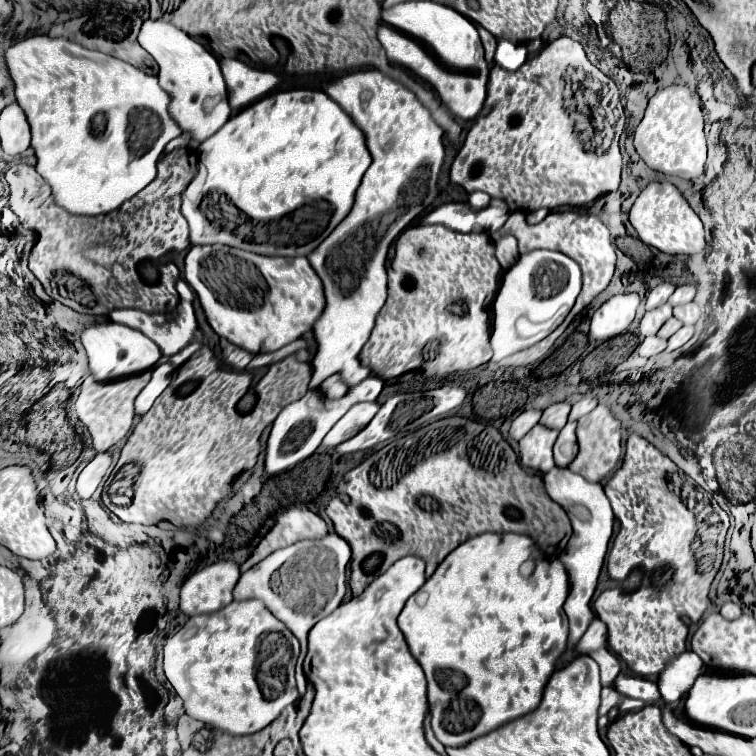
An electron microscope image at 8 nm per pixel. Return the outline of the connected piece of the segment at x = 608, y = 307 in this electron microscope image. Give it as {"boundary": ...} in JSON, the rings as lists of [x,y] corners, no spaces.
{"boundary":[[[617,294],[609,298],[591,318],[591,332],[589,332],[591,346],[599,346],[609,338],[625,334],[635,318],[637,306],[639,294]]]}

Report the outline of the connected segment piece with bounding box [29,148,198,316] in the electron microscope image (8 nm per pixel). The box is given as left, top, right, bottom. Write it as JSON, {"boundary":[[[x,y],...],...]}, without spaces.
{"boundary":[[[175,148],[173,152],[165,154],[157,162],[157,178],[149,182],[137,196],[121,204],[121,208],[99,214],[99,216],[75,216],[69,214],[65,208],[53,204],[45,208],[41,216],[33,216],[31,230],[37,234],[37,242],[29,256],[29,270],[35,278],[47,286],[49,278],[57,270],[67,270],[81,278],[97,298],[97,316],[107,316],[113,308],[139,308],[145,312],[165,312],[171,300],[169,294],[177,294],[175,282],[179,278],[179,268],[167,260],[169,252],[179,252],[189,246],[189,230],[187,220],[181,214],[181,192],[189,186],[193,176],[197,174],[198,154],[189,148]]]}

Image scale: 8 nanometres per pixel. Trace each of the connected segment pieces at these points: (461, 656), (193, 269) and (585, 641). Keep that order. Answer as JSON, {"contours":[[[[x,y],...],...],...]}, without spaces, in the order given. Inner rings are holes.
{"contours":[[[[485,532],[457,546],[437,566],[423,588],[407,600],[399,614],[399,628],[405,634],[413,658],[427,676],[431,728],[443,746],[465,746],[539,706],[543,688],[555,670],[555,662],[567,650],[569,626],[563,612],[567,592],[569,582],[561,560],[545,560],[539,556],[537,546],[529,536]],[[529,558],[535,560],[535,570],[525,578],[519,574],[519,568]]],[[[223,244],[191,246],[185,256],[185,282],[197,294],[213,332],[251,352],[275,352],[313,328],[325,310],[323,284],[309,260],[261,256]]],[[[595,618],[591,622],[591,626],[587,628],[587,632],[583,634],[583,638],[581,638],[579,644],[581,644],[581,648],[589,650],[589,654],[591,654],[591,652],[599,650],[605,640],[607,640],[607,626],[599,618]]]]}

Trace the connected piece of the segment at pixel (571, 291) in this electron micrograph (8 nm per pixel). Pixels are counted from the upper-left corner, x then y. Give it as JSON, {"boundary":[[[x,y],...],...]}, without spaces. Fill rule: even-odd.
{"boundary":[[[533,250],[523,256],[503,274],[501,288],[493,302],[493,334],[491,334],[491,348],[493,348],[493,362],[501,362],[503,358],[525,350],[537,344],[543,336],[551,334],[571,312],[577,294],[581,292],[581,270],[575,260],[561,252],[553,250]],[[525,316],[531,322],[543,322],[543,332],[533,334],[531,338],[523,338],[517,334],[515,322]]]}

